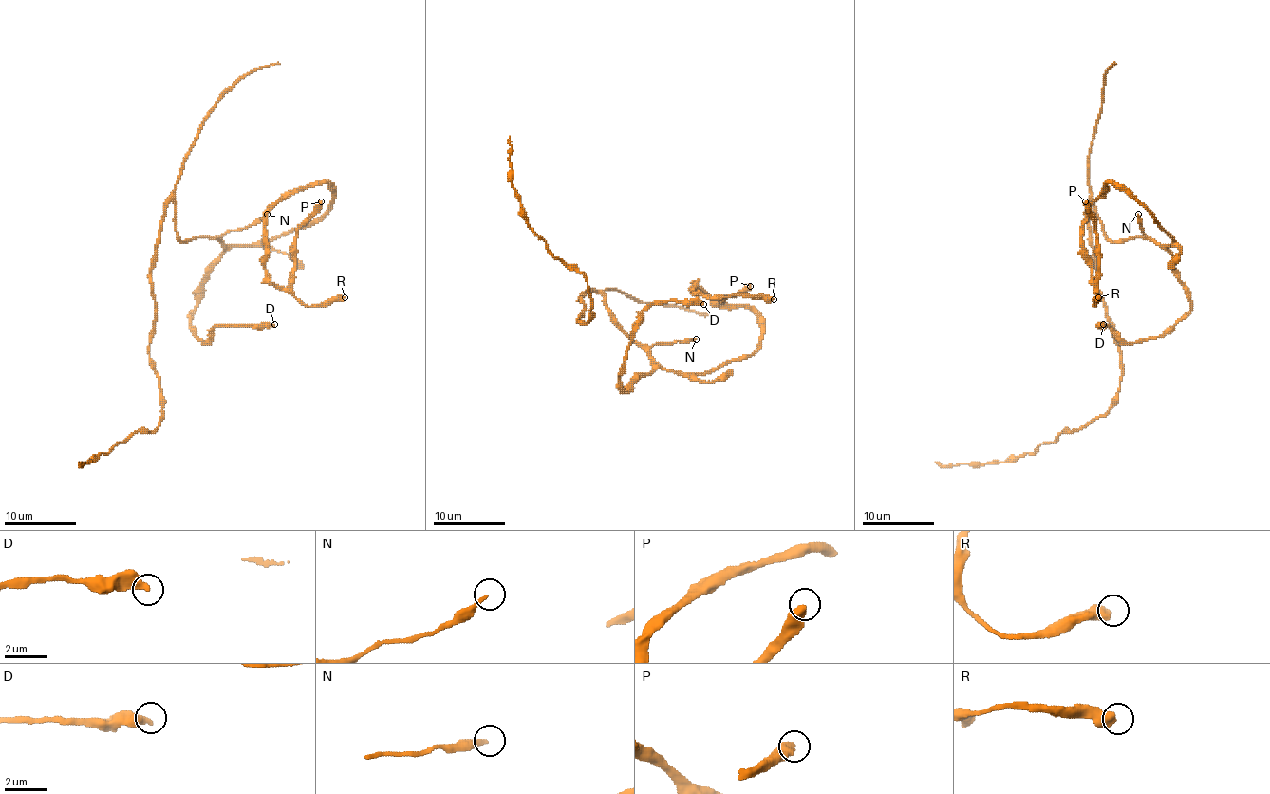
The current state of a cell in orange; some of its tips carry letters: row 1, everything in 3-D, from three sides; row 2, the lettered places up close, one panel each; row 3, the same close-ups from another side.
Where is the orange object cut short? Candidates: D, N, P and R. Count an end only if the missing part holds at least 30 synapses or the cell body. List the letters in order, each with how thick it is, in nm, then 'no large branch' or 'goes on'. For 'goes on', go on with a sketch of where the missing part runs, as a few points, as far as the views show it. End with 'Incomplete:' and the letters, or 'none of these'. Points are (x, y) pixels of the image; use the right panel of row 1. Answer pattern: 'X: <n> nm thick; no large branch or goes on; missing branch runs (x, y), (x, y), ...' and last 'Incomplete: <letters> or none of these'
D: 420 nm thick; no large branch
N: 200 nm thick; no large branch
P: 480 nm thick; no large branch
R: 500 nm thick; no large branch
Incomplete: none of these

